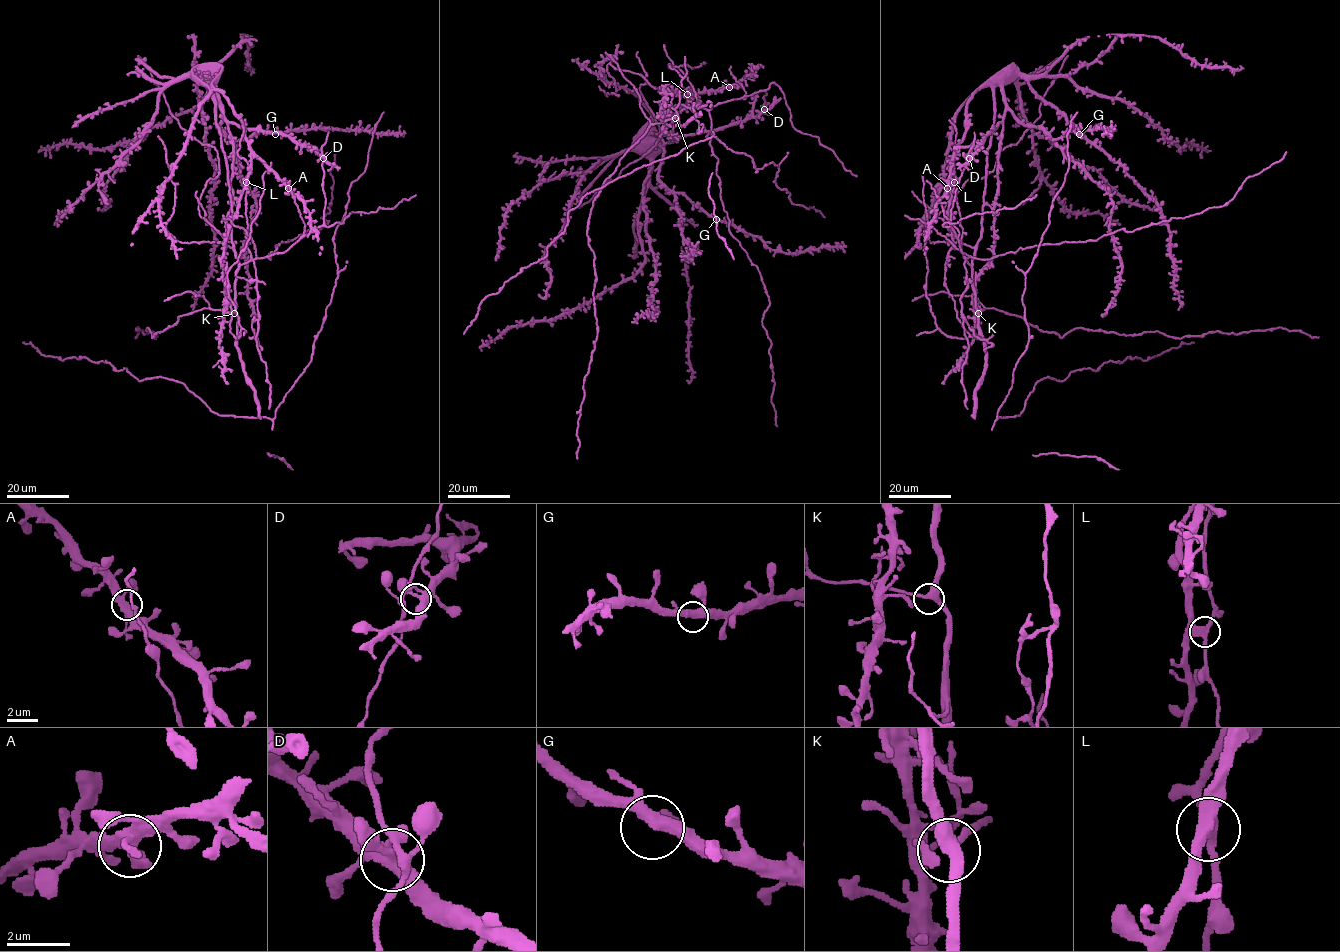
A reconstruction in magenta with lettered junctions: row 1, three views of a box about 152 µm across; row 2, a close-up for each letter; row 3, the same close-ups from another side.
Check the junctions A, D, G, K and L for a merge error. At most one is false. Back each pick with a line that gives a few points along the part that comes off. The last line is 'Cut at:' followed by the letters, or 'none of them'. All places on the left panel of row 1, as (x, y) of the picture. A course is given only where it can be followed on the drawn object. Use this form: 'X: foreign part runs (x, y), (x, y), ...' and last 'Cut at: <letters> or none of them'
L: foreign part runs (246, 182), (245, 237), (255, 269), (259, 319), (255, 340), (270, 386), (269, 409)
Cut at: L

